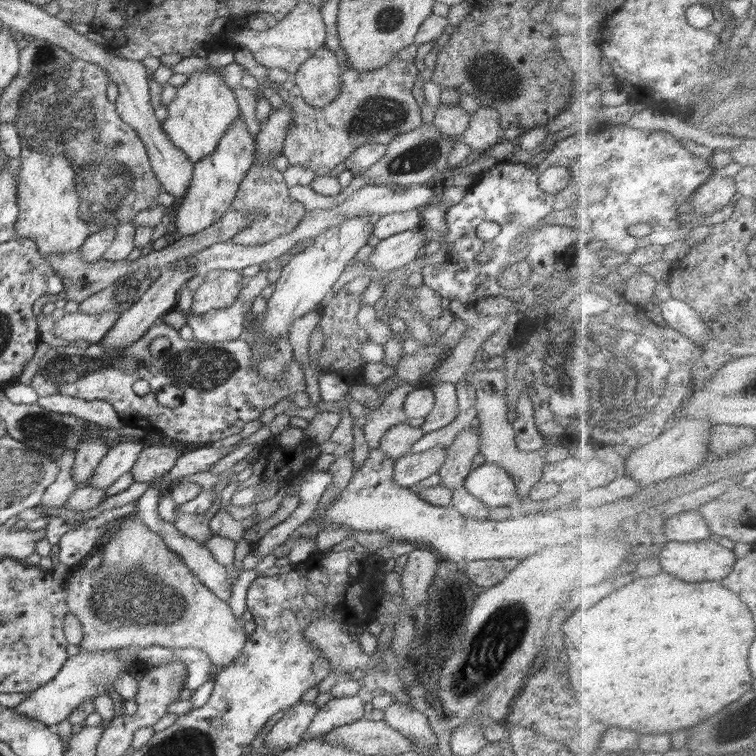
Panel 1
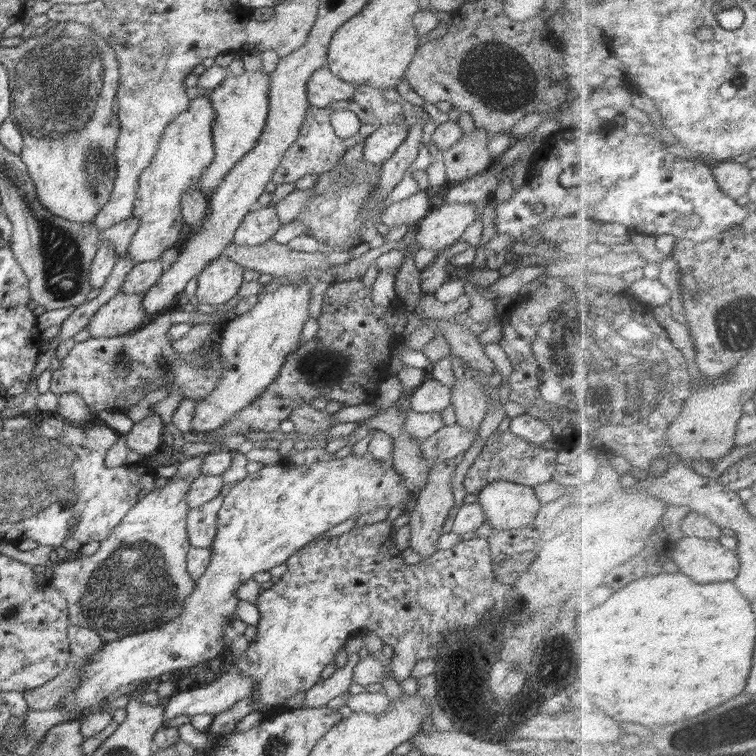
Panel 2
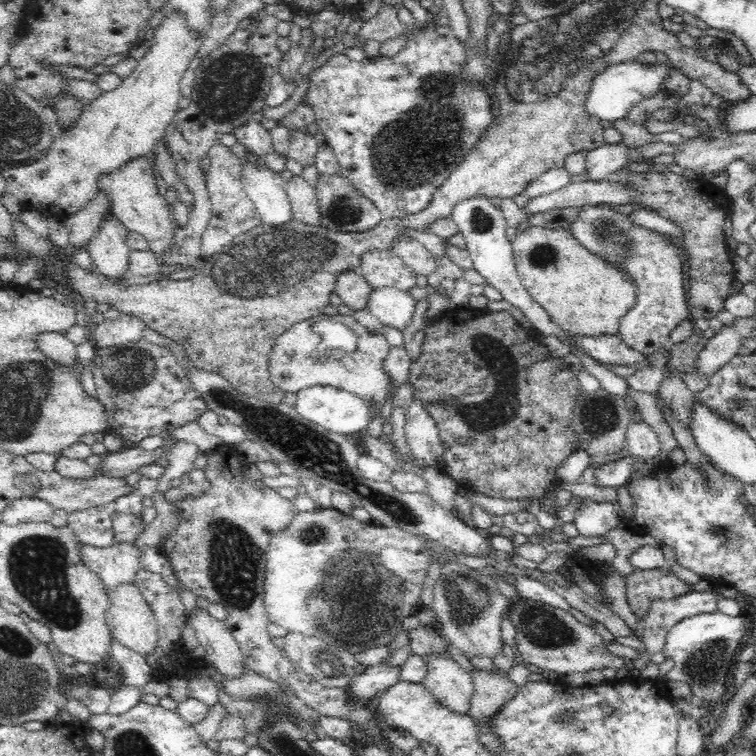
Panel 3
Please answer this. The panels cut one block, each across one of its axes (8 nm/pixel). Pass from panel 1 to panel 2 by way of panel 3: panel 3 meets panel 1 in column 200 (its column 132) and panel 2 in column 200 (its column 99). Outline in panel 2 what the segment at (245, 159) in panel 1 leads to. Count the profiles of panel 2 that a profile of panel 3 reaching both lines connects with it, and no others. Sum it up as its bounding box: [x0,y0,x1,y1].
[198,68,270,195]

